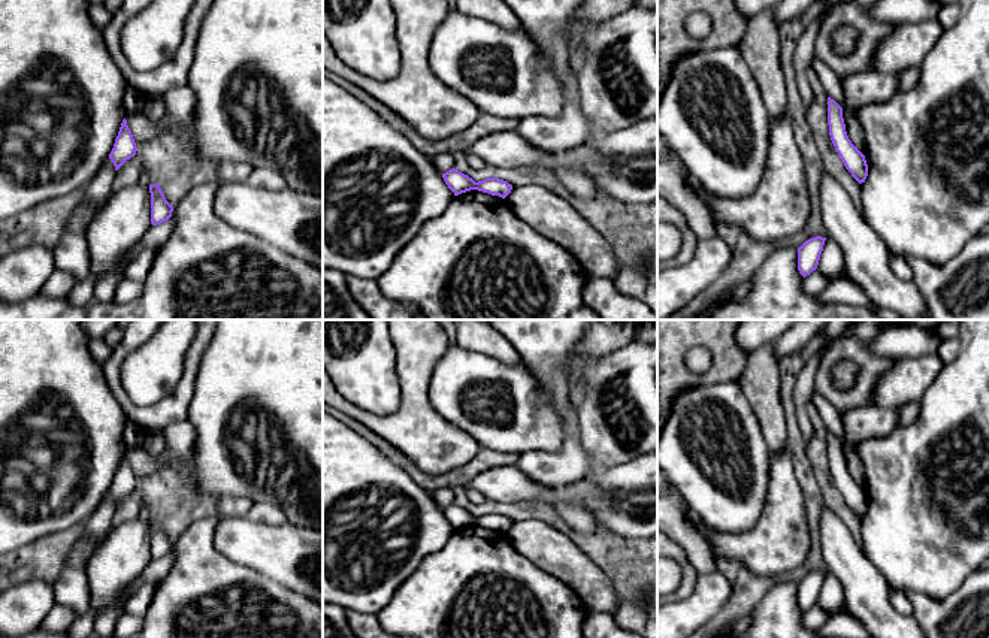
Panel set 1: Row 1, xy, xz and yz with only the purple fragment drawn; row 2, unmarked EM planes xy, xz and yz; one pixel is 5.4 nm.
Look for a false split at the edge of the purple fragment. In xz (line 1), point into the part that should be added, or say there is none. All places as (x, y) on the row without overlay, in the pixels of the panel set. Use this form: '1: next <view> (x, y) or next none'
1: next none

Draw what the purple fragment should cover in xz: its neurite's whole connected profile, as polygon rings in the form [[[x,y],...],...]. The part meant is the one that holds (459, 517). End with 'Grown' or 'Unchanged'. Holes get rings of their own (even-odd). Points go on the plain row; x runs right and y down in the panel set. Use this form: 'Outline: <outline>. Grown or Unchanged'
Outline: [[[454,502],[442,508],[442,512],[448,523],[454,527],[454,530],[459,530],[471,524],[478,524],[505,533],[512,524],[512,520],[503,514],[486,512],[483,515],[475,517],[472,512],[459,507]]]. Unchanged

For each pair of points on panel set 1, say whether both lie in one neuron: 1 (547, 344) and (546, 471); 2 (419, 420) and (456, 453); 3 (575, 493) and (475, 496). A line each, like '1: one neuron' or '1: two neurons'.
1: one neuron
2: one neuron
3: two neurons

